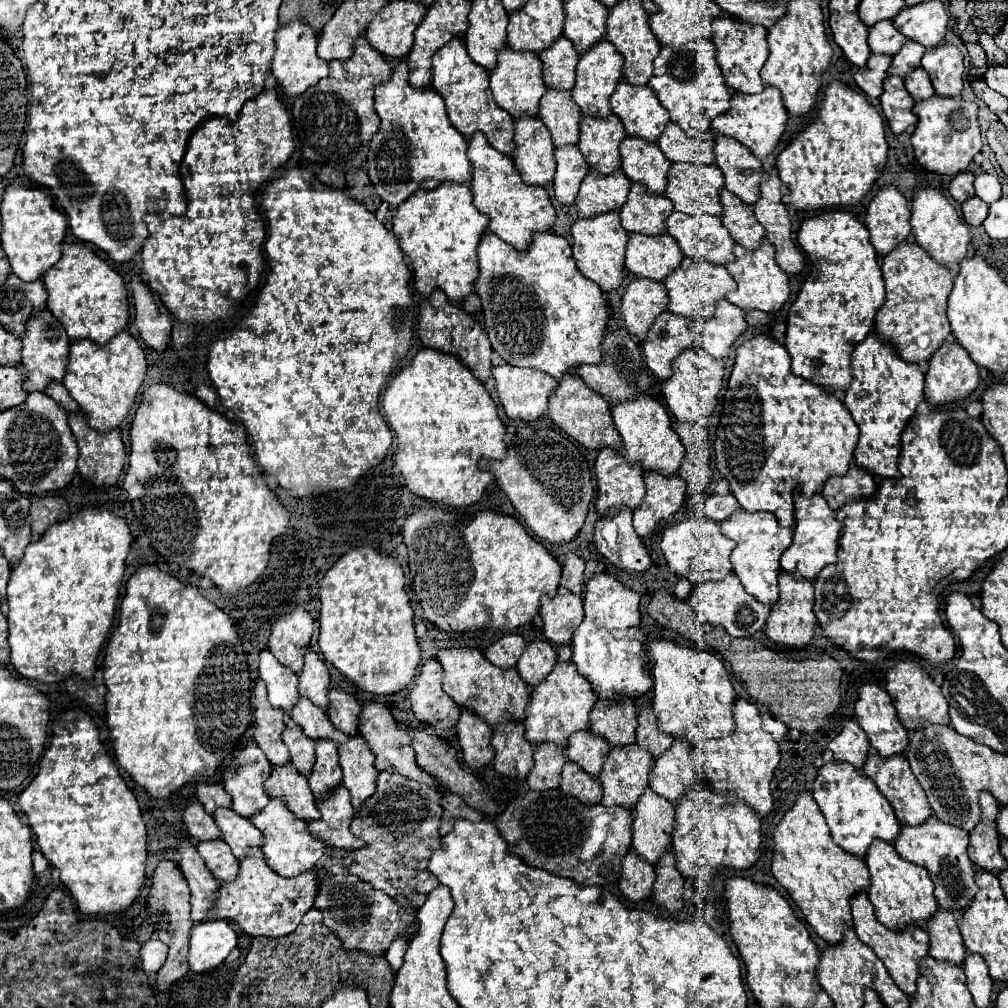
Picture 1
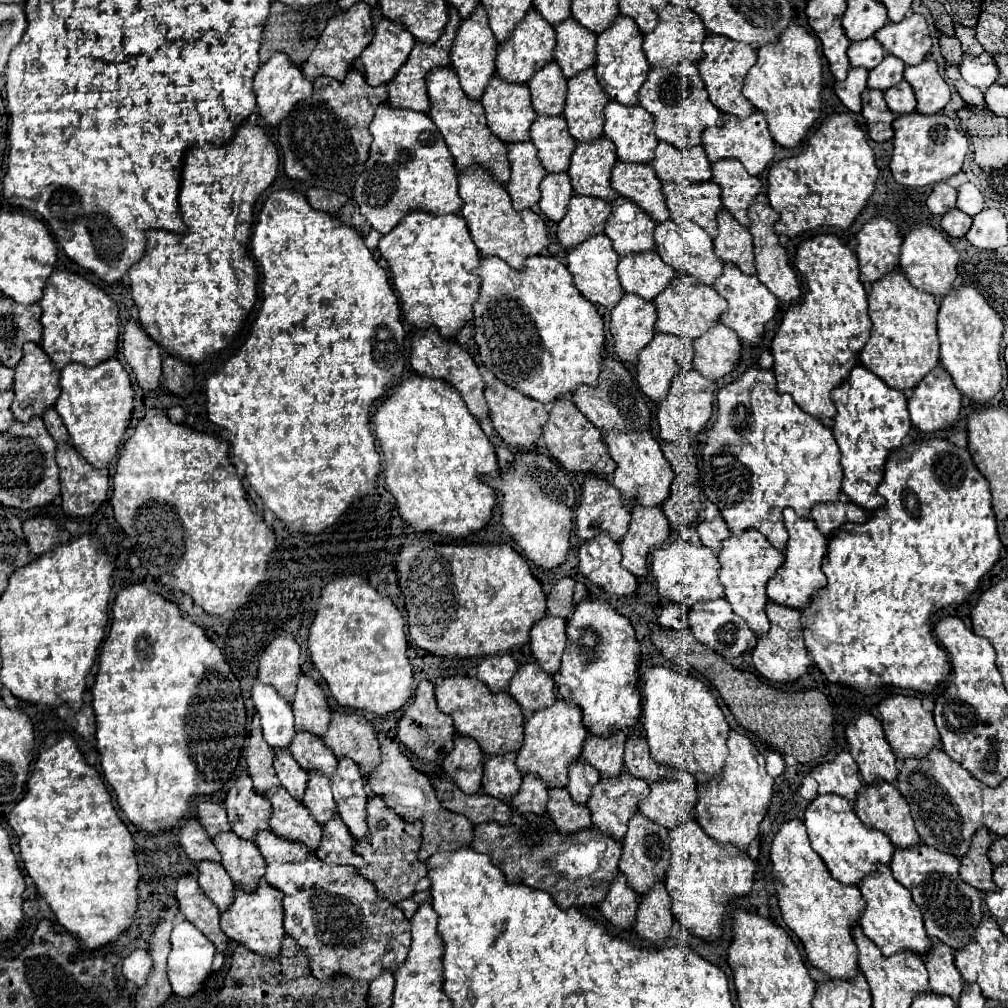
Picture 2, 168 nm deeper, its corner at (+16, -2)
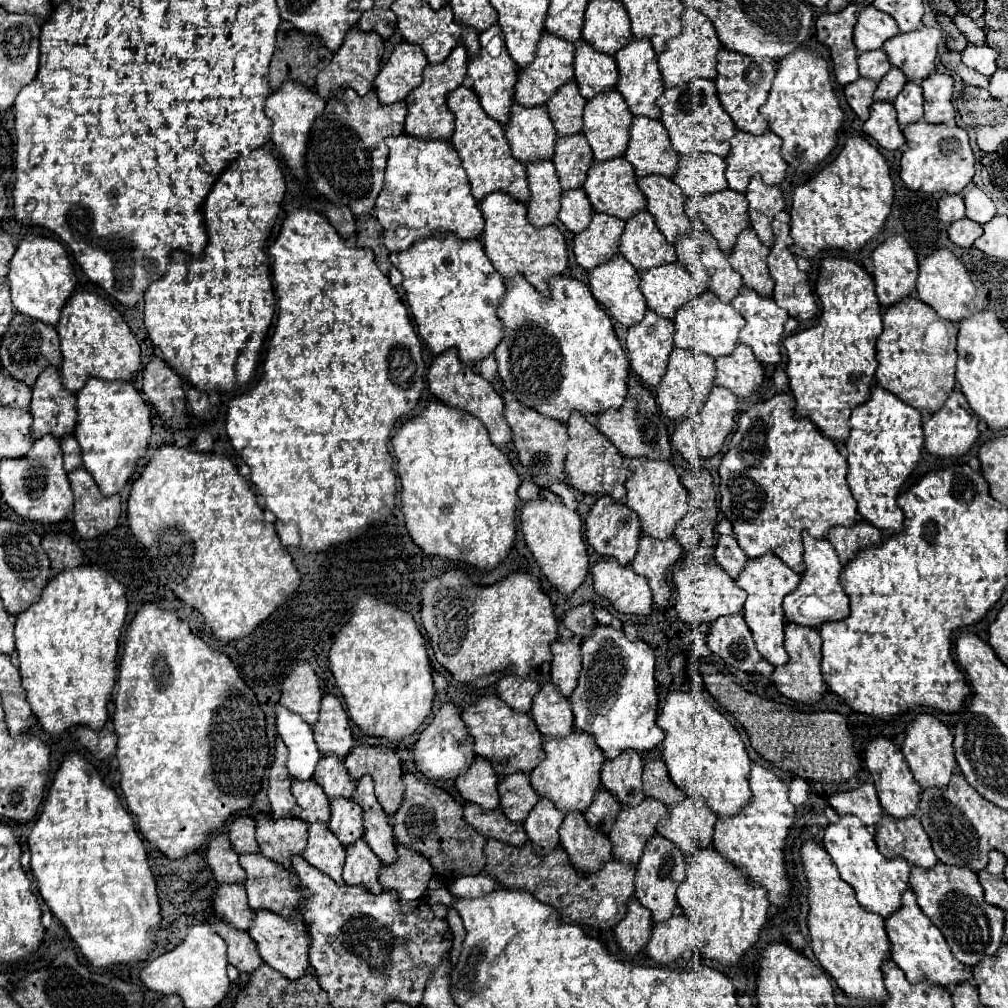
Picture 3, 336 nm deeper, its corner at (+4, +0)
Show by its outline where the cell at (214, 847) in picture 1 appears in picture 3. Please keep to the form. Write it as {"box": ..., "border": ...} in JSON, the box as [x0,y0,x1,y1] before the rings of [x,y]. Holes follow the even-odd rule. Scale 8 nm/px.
{"box":[214,883,254,929],"border":[[[220,883],[214,895],[214,911],[238,929],[250,929],[254,911],[248,907],[246,889],[242,883]]]}

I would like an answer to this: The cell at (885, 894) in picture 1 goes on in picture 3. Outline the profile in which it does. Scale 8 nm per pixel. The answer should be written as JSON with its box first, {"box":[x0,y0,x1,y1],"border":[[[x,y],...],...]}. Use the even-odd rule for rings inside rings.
{"box":[884,887,972,987],"border":[[[910,887],[902,893],[902,907],[896,909],[890,917],[886,917],[884,923],[886,923],[886,933],[890,939],[890,955],[894,963],[906,973],[908,981],[916,983],[928,977],[930,981],[936,981],[948,987],[948,985],[956,985],[962,979],[972,979],[970,969],[964,971],[966,967],[960,961],[956,961],[956,957],[952,955],[940,929],[918,907],[916,893]]]}

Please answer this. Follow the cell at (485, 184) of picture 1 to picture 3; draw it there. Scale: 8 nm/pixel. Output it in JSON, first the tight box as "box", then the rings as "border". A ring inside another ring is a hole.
{"box":[478,191,568,295],"border":[[[494,191],[488,193],[482,201],[478,201],[478,207],[484,215],[484,249],[488,259],[494,263],[496,271],[504,277],[510,279],[516,273],[522,273],[540,293],[548,295],[548,285],[546,279],[550,275],[562,273],[568,265],[568,251],[566,251],[566,241],[564,235],[556,225],[546,225],[542,229],[534,227],[526,219],[526,205],[514,197],[510,197],[506,191]]]}

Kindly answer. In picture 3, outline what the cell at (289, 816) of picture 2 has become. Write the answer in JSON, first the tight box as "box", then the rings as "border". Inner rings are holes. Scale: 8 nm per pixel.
{"box":[302,823,344,883],"border":[[[308,823],[308,843],[302,851],[302,857],[318,867],[320,871],[328,873],[336,883],[342,881],[342,867],[344,867],[344,845],[336,839],[336,835],[322,823]]]}

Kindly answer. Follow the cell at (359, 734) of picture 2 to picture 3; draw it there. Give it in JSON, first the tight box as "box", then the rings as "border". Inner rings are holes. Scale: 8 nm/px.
{"box":[344,745,404,813],"border":[[[354,745],[344,761],[352,779],[360,779],[362,775],[372,775],[378,803],[386,813],[394,813],[400,807],[404,785],[402,785],[402,767],[396,751],[392,747],[376,745]]]}

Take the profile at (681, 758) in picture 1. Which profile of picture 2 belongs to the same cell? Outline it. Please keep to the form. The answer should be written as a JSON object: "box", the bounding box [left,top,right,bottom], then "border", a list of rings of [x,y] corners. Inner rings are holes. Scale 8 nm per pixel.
{"box":[640,779,698,829],"border":[[[694,779],[658,781],[652,783],[650,795],[640,803],[640,813],[650,821],[672,829],[694,815],[696,799],[698,793]]]}

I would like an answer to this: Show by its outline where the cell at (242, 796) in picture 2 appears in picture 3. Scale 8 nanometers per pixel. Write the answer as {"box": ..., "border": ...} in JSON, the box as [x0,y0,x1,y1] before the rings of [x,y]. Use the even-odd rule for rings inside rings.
{"box":[256,813,308,867],"border":[[[270,813],[260,815],[256,821],[256,841],[260,853],[272,861],[280,861],[284,867],[290,867],[290,857],[302,853],[308,831],[306,823],[298,817],[280,817],[274,819]]]}

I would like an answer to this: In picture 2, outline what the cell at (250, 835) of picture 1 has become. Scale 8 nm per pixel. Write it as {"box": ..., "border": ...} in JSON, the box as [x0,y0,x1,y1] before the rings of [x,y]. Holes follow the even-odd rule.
{"box":[214,831,266,893],"border":[[[232,831],[216,835],[214,845],[220,851],[222,865],[228,871],[234,885],[242,891],[252,893],[266,871],[266,863],[258,847],[246,839],[236,837]]]}

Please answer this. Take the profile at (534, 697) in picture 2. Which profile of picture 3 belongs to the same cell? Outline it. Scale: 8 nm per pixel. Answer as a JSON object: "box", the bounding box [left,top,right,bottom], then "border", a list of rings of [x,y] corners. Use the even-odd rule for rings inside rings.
{"box":[530,681,574,737],"border":[[[546,681],[534,695],[530,713],[542,735],[564,737],[574,729],[570,701],[558,691],[552,681]]]}

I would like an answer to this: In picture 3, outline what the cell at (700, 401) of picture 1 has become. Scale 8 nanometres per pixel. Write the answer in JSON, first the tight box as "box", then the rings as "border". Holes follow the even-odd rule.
{"box":[672,385,738,457],"border":[[[712,385],[704,407],[696,415],[688,415],[688,417],[684,417],[684,421],[680,421],[676,425],[674,435],[672,435],[672,445],[684,457],[686,457],[686,451],[698,451],[700,457],[716,455],[720,451],[720,447],[724,445],[726,435],[734,429],[736,415],[738,415],[738,397],[732,391],[728,391],[726,387]]]}

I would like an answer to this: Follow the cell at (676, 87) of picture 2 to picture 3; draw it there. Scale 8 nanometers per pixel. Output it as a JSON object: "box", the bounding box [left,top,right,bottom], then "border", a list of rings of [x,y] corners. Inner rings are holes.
{"box":[656,79,734,157],"border":[[[694,79],[680,87],[666,87],[664,93],[656,99],[656,105],[662,111],[660,121],[668,129],[674,151],[678,151],[680,155],[696,155],[696,153],[714,153],[720,157],[728,155],[730,149],[728,139],[734,135],[734,121],[720,105],[714,81]]]}

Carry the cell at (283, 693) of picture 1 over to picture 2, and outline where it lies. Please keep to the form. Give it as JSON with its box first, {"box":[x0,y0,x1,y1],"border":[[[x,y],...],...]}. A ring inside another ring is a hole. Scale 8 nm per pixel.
{"box":[252,679,296,749],"border":[[[254,679],[252,701],[260,715],[264,739],[272,749],[288,749],[296,731],[294,731],[294,715],[292,707],[278,695],[274,687],[268,687]]]}

